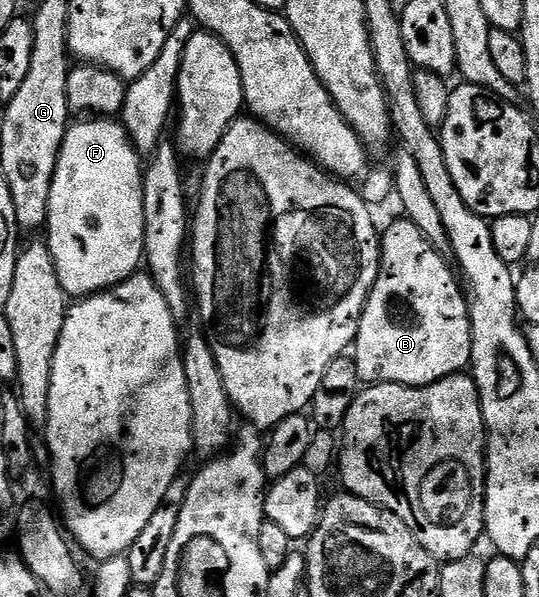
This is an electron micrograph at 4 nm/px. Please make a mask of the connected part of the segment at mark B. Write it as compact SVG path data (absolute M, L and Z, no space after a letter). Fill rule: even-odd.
M399 219L385 232L383 229L380 236L380 269L360 315L354 359L365 385L404 384L408 388L425 388L447 376L463 373L471 365L472 319L465 289L449 261L431 245L414 222Z

